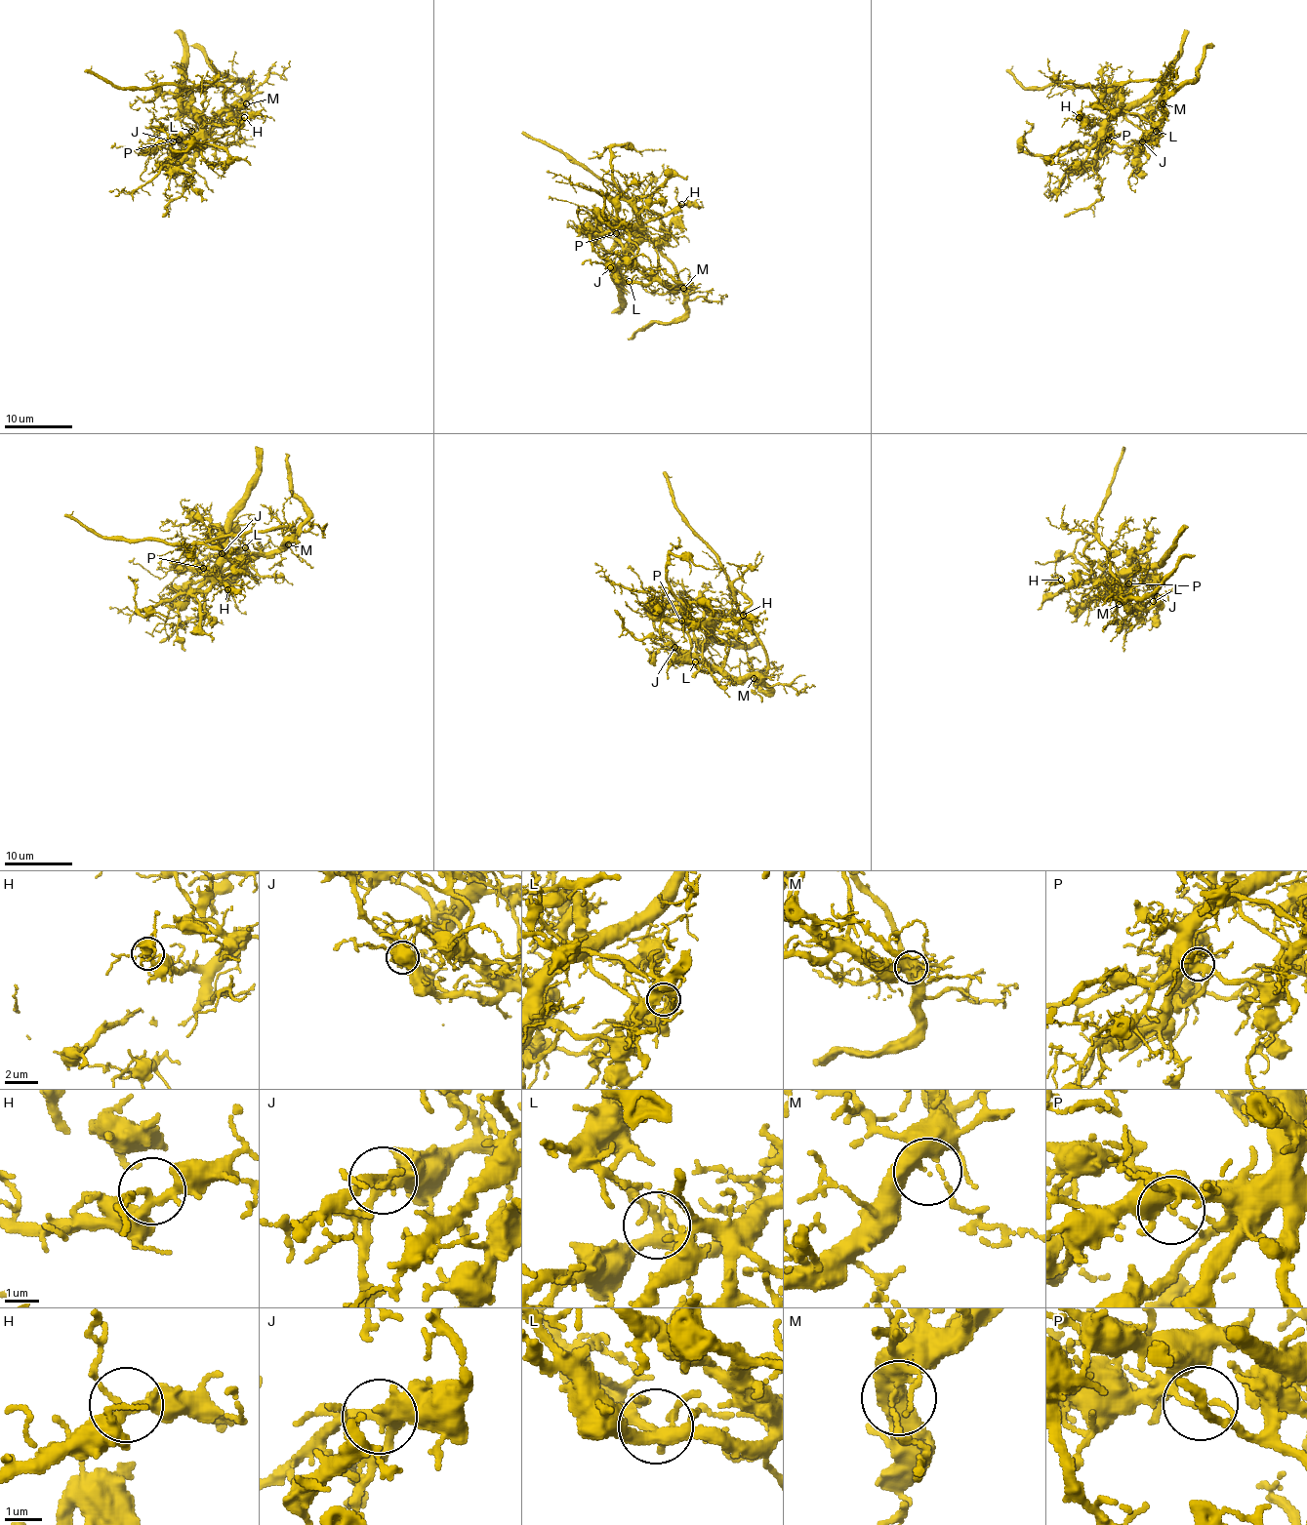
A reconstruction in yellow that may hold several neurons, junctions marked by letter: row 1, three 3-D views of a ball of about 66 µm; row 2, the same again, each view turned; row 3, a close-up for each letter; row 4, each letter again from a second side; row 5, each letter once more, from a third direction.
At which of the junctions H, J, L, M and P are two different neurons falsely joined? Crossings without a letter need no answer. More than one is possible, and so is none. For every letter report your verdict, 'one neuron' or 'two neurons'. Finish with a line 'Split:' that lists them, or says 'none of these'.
H: one neuron
J: one neuron
L: one neuron
M: one neuron
P: two neurons
Split: P

